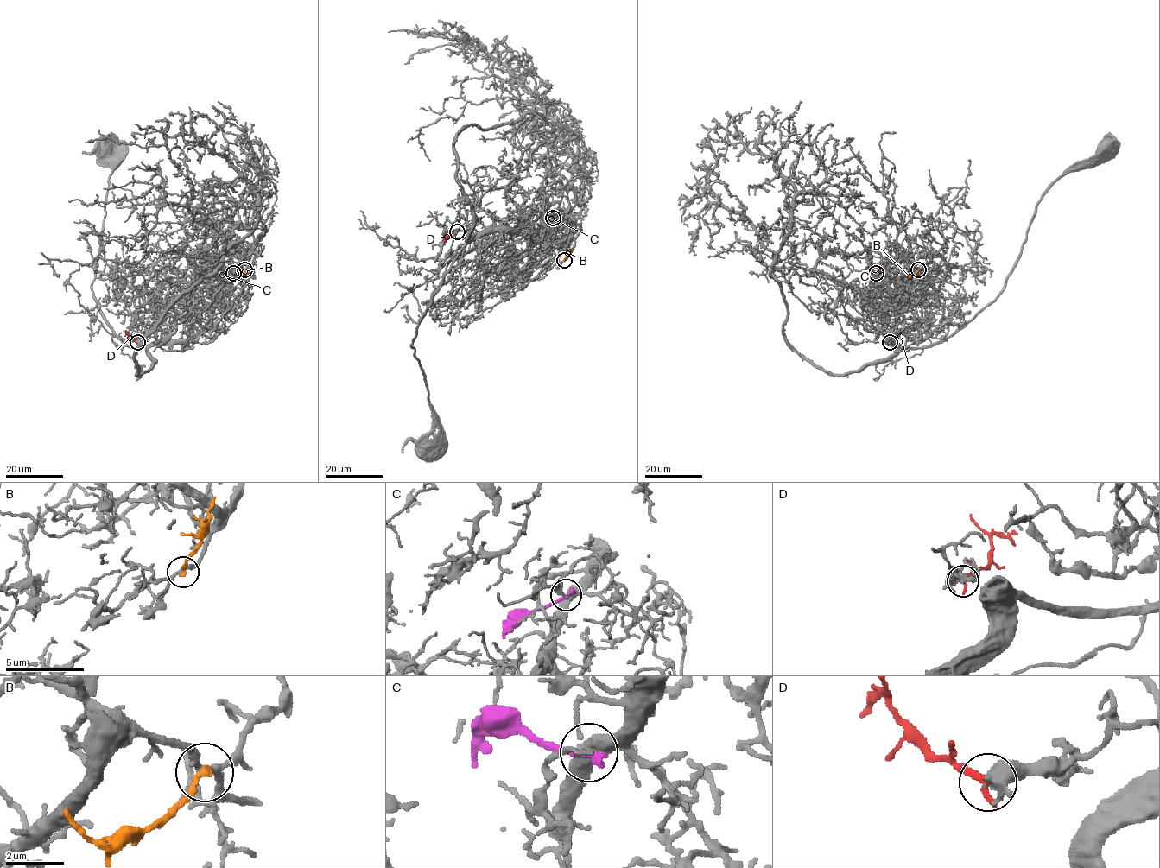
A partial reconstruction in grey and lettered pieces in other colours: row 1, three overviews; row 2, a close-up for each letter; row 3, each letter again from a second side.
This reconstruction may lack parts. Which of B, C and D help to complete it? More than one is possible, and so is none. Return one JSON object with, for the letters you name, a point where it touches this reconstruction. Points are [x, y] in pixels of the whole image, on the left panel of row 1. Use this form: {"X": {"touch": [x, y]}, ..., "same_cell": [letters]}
{"D": {"touch": [137, 342]}, "same_cell": ["D"]}

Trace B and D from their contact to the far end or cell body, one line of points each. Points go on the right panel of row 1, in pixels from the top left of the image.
B: (919, 269), (912, 275), (905, 274)
D: (890, 342), (895, 336), (891, 330)

